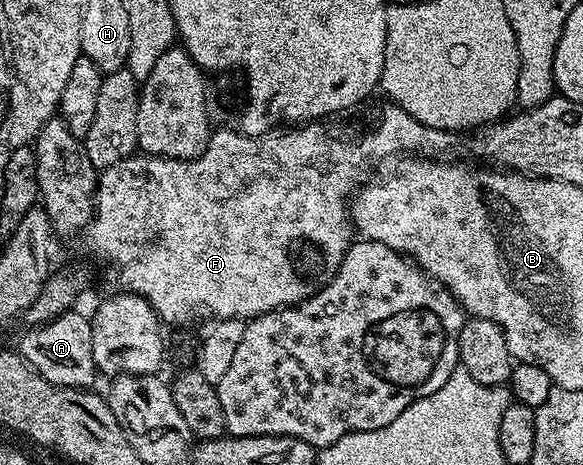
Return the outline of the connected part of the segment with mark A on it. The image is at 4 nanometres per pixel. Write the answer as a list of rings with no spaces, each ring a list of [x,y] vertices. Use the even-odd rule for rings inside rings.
[[[69,310],[58,318],[48,320],[45,324],[29,327],[28,333],[20,340],[18,351],[24,361],[34,369],[46,382],[60,388],[91,389],[98,377],[96,359],[92,349],[92,322],[87,315]]]

